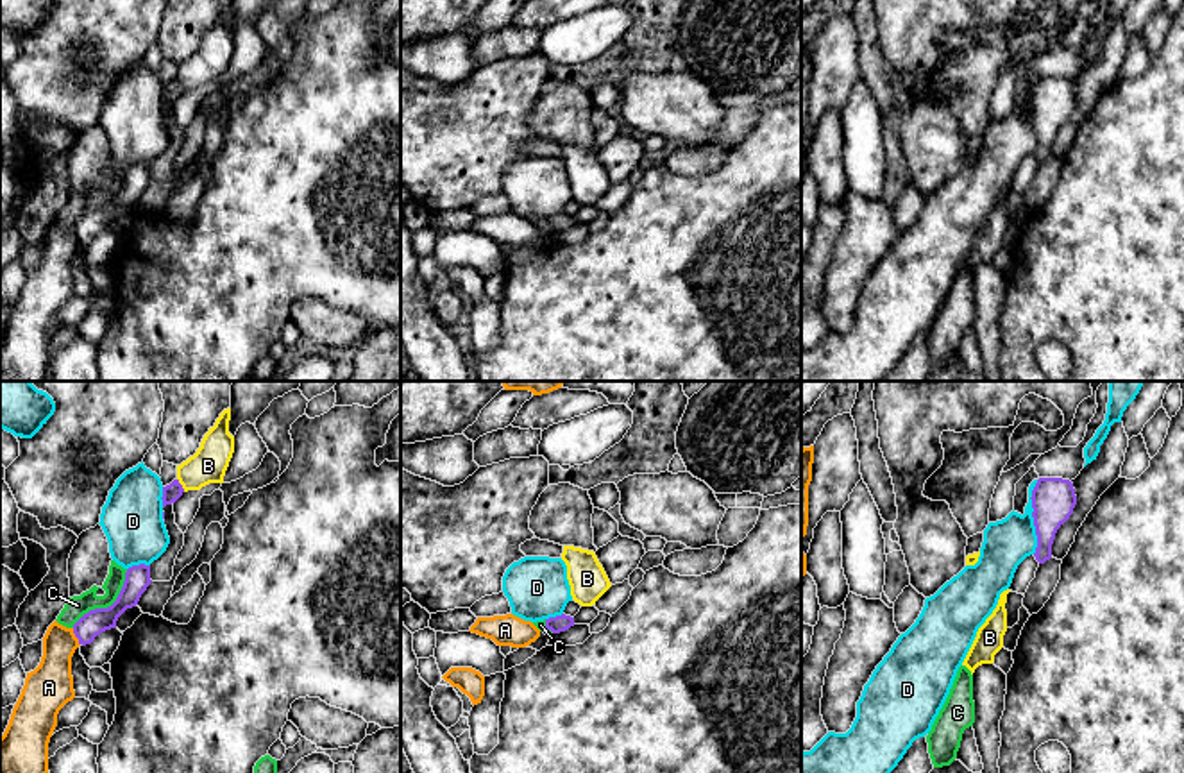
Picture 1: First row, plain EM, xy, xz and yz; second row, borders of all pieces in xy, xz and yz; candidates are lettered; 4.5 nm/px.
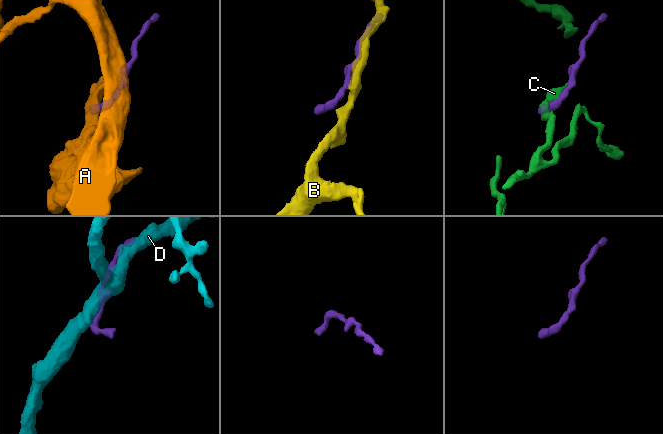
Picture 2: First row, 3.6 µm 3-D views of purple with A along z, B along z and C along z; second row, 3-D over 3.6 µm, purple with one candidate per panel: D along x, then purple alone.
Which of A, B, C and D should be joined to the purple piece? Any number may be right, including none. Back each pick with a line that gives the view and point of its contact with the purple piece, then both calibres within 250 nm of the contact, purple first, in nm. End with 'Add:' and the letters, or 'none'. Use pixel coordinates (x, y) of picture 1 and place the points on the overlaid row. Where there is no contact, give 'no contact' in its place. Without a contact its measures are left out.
C: meets purple in xy at (108, 607); 110 nm thick on the purple side, 90 nm on the other
Add: C

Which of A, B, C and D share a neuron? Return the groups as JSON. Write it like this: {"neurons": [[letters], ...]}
{"neurons": [["A"], ["B"], ["C"], ["D"]]}

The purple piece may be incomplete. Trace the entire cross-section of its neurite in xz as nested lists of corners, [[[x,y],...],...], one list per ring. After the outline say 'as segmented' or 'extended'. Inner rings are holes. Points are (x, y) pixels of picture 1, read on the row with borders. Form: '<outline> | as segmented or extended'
[[[556,616],[556,617],[549,617],[549,619],[544,619],[544,621],[537,621],[533,623],[540,632],[544,632],[545,635],[553,635],[553,633],[560,633],[560,632],[565,632],[569,630],[571,626],[574,626],[574,617],[571,616]]] | extended

